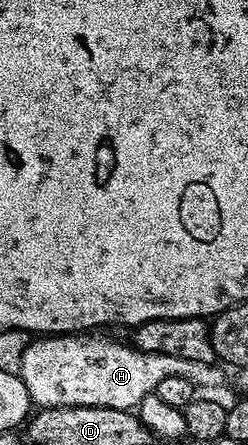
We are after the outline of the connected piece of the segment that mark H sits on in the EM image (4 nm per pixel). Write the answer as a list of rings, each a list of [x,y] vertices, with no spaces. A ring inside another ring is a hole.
[[[101,333],[34,338],[23,349],[19,362],[19,374],[30,400],[38,408],[110,407],[127,411],[137,408],[145,395],[154,394],[159,381],[168,375],[191,376],[198,388],[213,387],[221,379],[220,366],[147,353],[125,343],[104,339]]]

